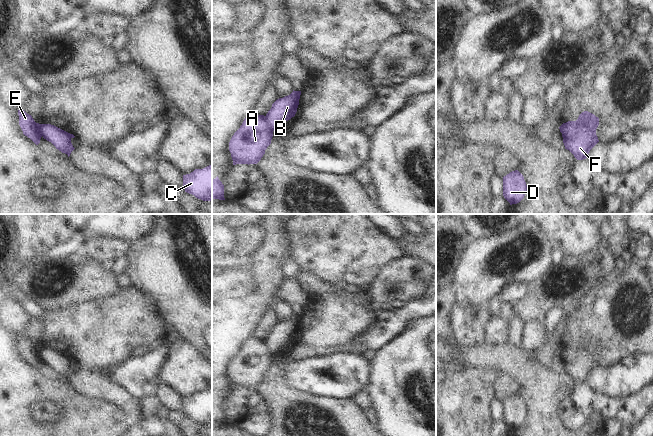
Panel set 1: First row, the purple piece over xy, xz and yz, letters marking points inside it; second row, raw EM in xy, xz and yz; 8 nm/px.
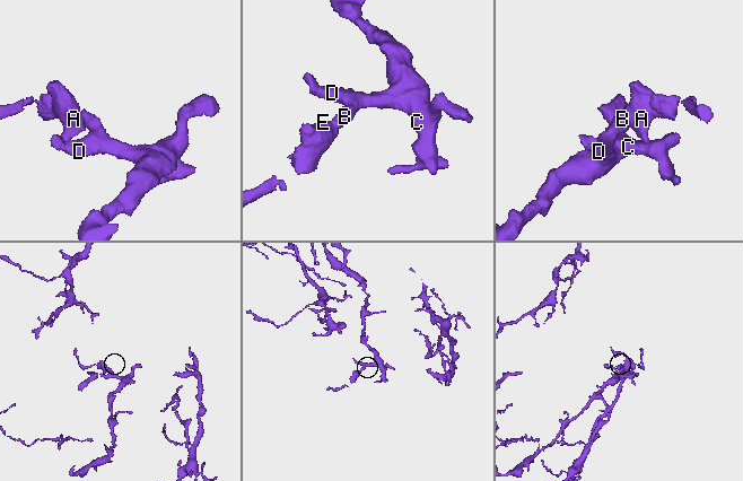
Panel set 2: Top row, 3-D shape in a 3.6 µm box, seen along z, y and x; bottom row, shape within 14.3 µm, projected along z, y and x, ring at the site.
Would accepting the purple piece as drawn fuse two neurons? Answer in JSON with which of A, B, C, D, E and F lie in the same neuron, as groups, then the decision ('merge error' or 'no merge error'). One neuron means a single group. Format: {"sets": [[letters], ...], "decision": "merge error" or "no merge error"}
{"sets": [["A", "E", "F"], ["B", "C", "D"]], "decision": "merge error"}

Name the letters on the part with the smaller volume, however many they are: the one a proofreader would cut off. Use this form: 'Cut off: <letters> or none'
Cut off: A, E, F

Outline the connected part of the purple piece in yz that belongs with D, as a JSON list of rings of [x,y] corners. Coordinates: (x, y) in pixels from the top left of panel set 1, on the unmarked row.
[[[518,394],[512,395],[503,401],[503,420],[510,429],[519,427],[526,416],[526,406]]]

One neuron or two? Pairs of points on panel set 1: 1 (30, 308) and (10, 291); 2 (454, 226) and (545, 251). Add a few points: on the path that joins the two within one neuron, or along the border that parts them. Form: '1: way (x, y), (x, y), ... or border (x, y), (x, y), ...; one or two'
1: way (26, 303), (15, 292); one
2: border (470, 239), (462, 249), (458, 259); two

